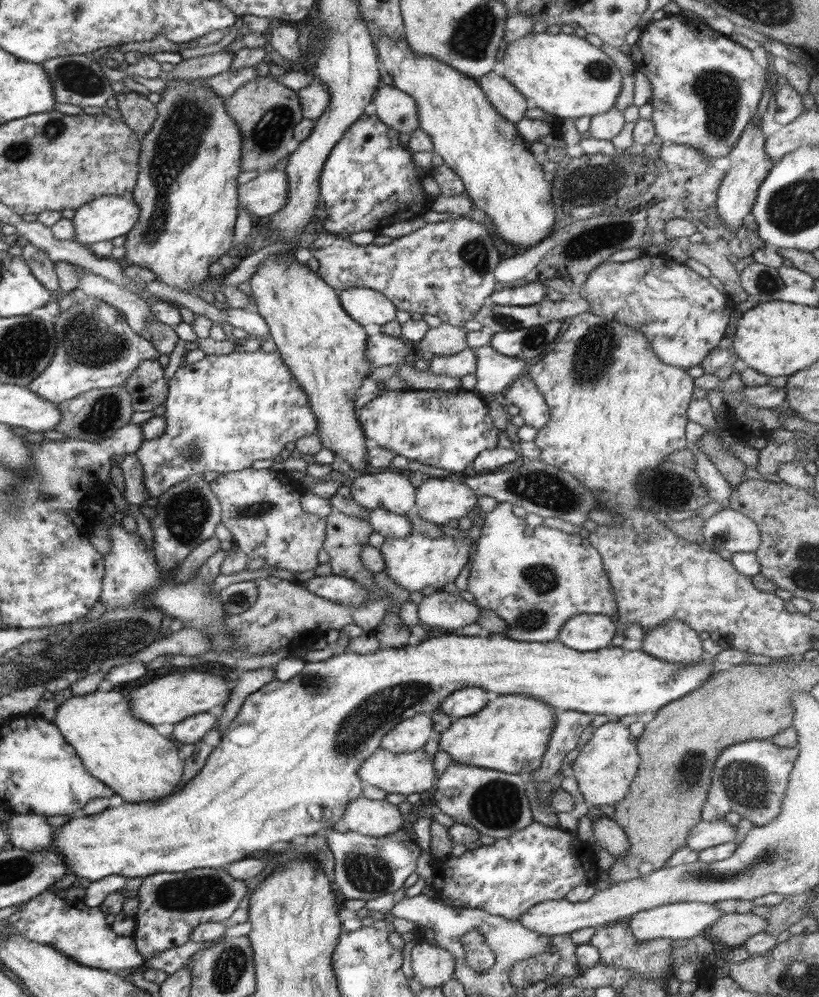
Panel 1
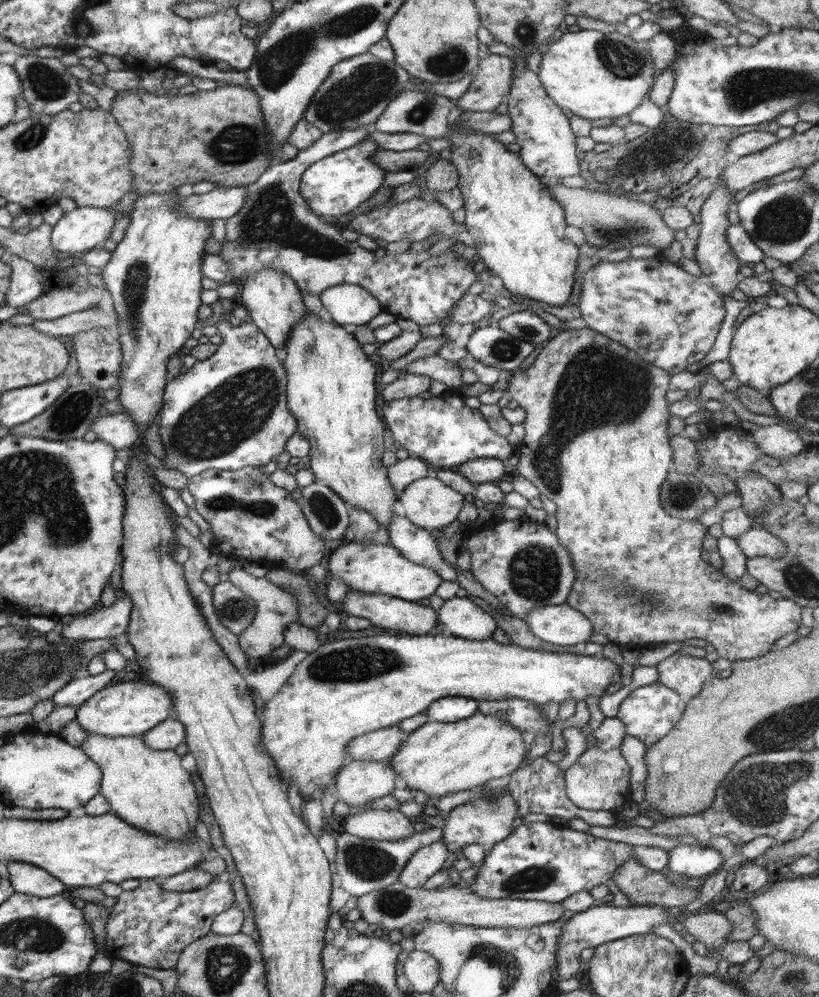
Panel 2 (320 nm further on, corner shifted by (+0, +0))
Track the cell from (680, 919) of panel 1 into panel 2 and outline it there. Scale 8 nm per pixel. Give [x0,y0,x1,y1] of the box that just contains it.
[556,904,668,980]

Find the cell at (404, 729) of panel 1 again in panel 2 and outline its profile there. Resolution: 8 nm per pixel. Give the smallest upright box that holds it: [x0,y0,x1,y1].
[345,725,407,762]

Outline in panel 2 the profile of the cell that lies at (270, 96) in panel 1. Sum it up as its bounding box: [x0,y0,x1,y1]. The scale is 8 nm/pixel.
[109,84,274,193]

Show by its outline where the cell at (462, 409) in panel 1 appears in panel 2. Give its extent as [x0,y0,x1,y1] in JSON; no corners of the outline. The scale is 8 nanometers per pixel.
[382,390,515,469]

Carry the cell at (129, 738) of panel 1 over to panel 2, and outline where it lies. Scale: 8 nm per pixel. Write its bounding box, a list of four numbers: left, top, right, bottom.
[80,734,198,842]

